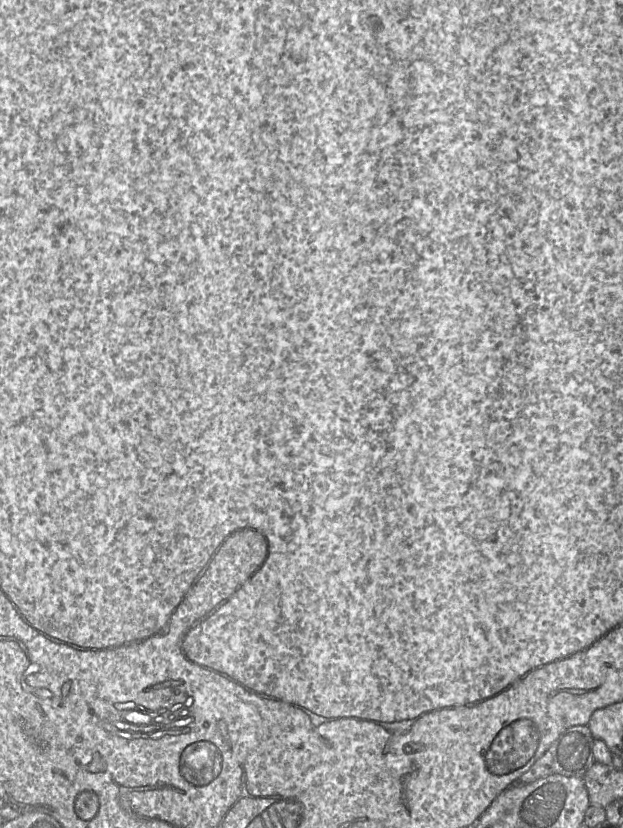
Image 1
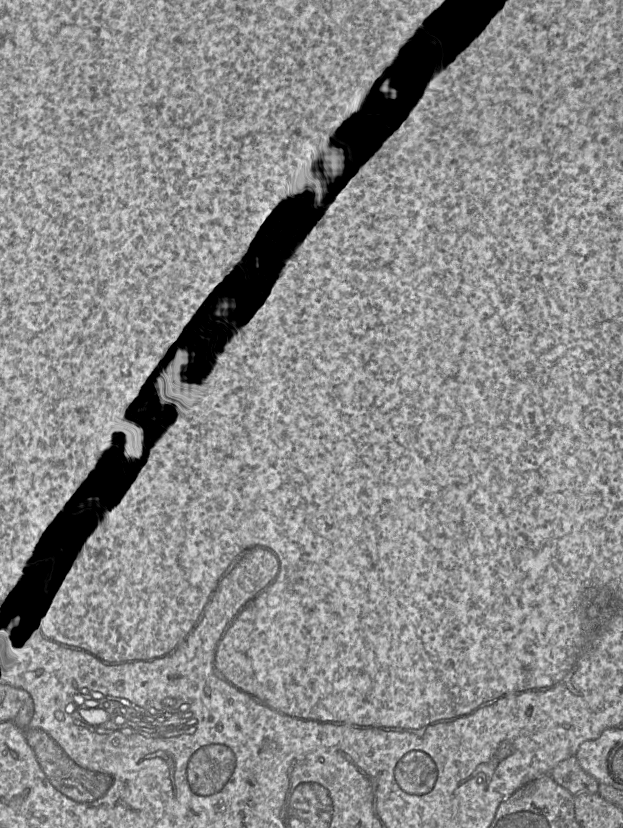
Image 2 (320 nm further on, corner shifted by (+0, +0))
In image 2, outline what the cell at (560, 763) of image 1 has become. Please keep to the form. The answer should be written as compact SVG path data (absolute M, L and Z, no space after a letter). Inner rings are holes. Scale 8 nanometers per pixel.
M576 756L558 763L550 772L550 776L574 796L581 792L598 793L599 791L599 782L581 767Z

